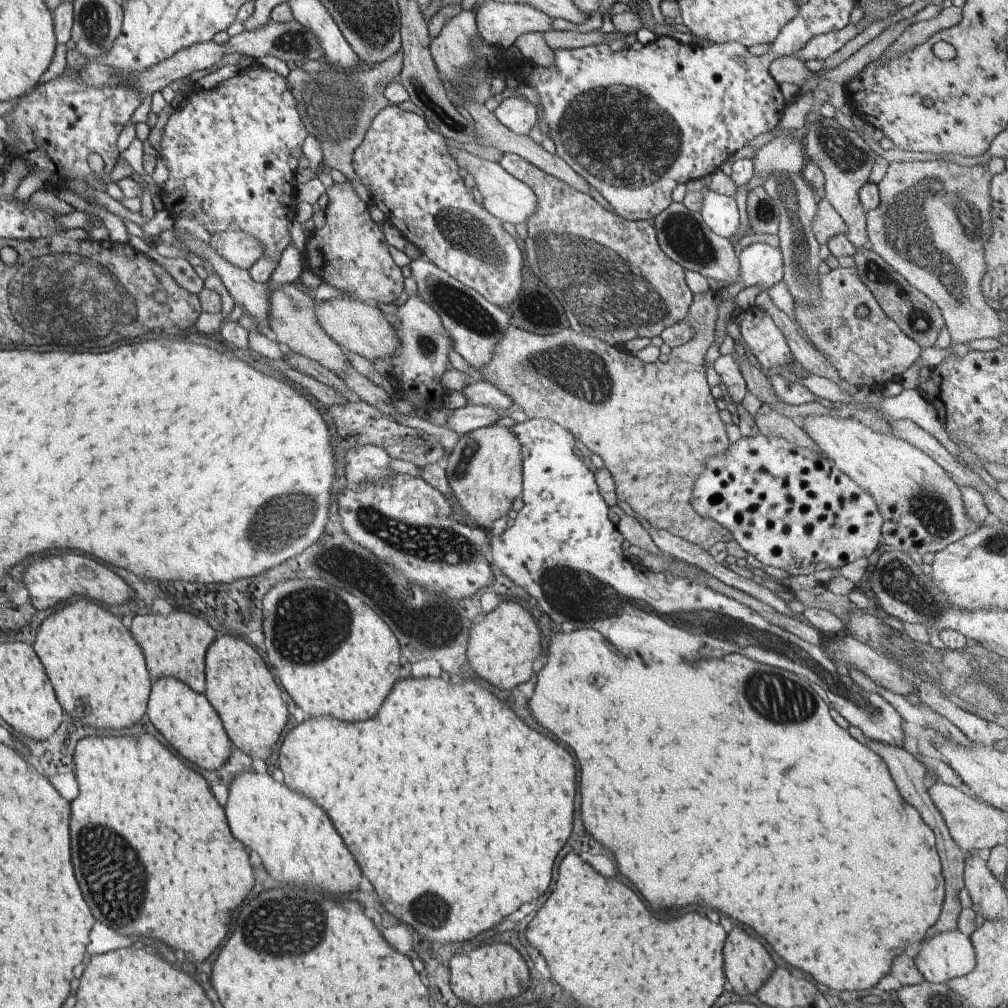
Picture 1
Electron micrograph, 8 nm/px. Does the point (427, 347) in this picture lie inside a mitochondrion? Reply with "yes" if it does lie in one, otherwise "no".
yes

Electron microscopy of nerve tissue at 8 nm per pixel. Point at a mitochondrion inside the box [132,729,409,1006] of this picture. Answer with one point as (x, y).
(281, 927)

